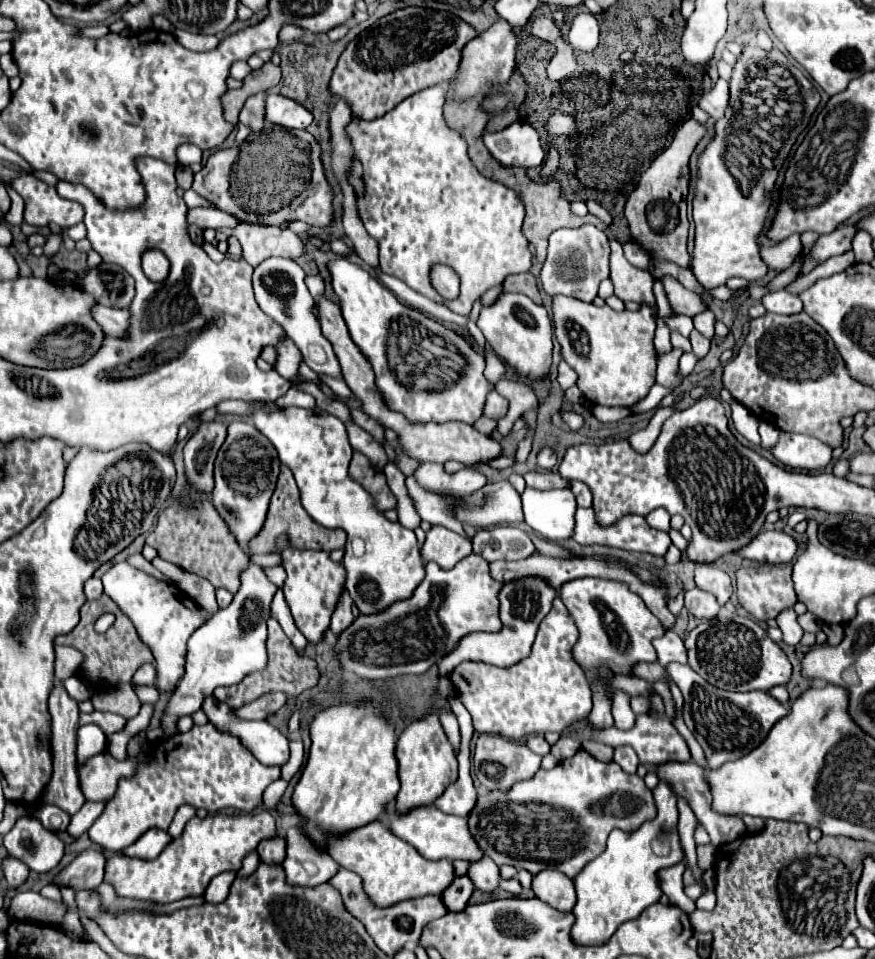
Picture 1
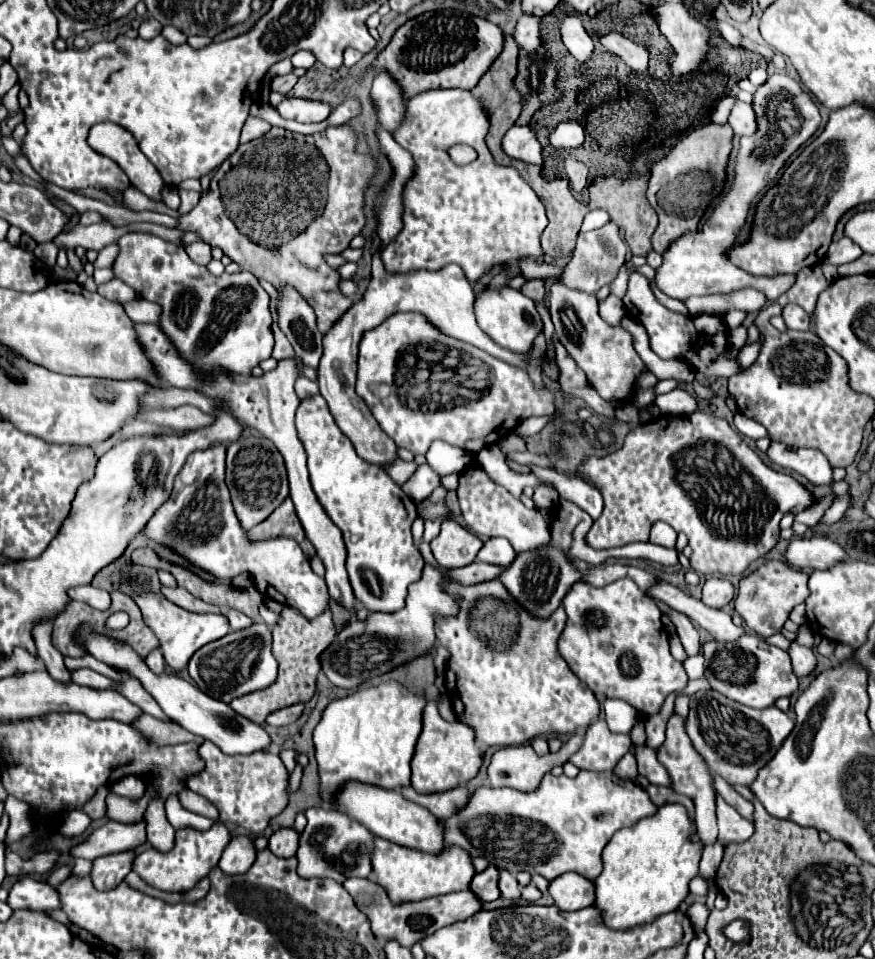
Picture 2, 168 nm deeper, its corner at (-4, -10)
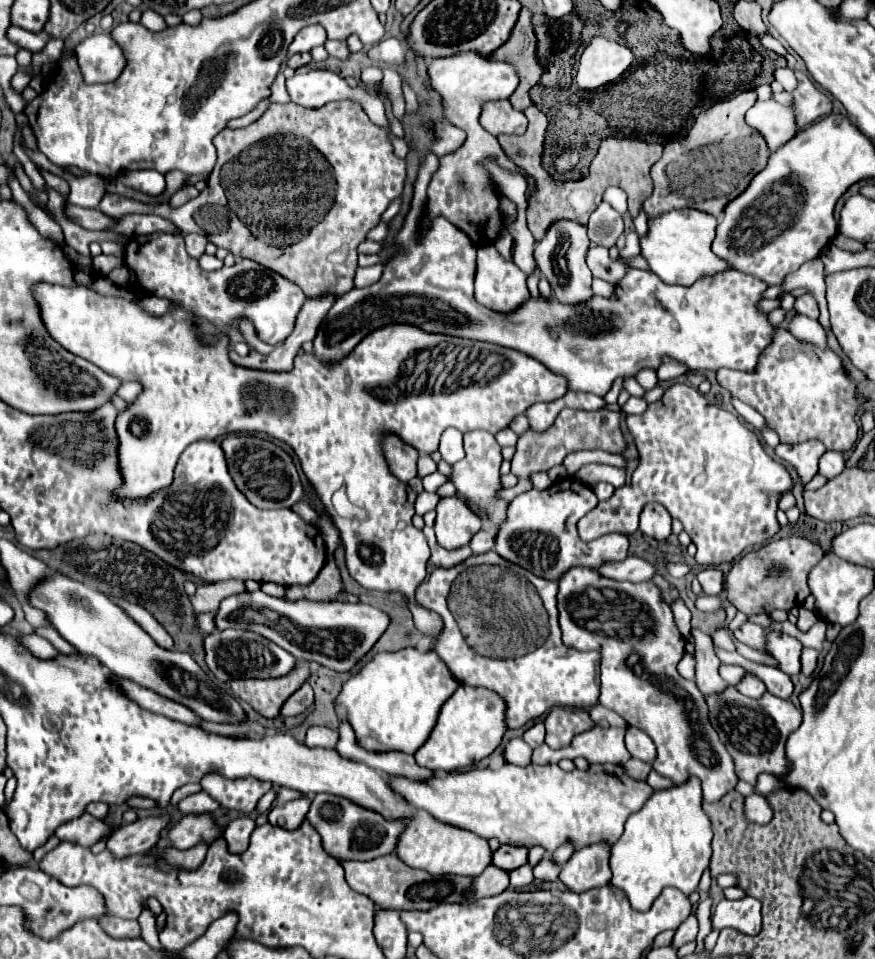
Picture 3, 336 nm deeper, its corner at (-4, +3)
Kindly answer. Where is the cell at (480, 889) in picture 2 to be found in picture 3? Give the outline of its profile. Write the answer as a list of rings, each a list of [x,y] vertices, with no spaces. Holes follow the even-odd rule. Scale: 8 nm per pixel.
[[[500,846],[494,854],[492,854],[492,866],[500,868],[500,870],[514,870],[522,864],[526,864],[526,848],[510,848],[510,846]]]

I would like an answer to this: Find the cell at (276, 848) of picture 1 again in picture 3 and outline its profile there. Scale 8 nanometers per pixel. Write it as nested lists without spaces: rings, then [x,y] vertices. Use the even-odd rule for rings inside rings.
[[[310,798],[278,804],[270,810],[268,820],[270,820],[272,826],[280,826],[280,828],[286,828],[286,830],[296,830],[304,822],[304,816],[306,816],[308,808],[310,808]]]

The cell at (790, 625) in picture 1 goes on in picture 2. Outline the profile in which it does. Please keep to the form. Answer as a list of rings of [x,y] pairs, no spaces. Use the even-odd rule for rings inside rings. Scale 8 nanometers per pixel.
[[[796,641],[790,647],[790,657],[792,657],[792,667],[796,677],[808,677],[816,669],[816,655],[808,647],[800,647]]]

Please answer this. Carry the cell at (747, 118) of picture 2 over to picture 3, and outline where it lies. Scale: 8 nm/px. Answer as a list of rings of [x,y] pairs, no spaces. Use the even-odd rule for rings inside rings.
[[[758,100],[746,112],[746,124],[762,134],[770,152],[784,146],[796,134],[796,124],[794,116],[790,116],[790,108],[774,100]]]

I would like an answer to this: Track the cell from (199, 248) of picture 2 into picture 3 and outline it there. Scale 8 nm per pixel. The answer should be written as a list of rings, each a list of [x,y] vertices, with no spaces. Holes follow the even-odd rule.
[[[184,234],[184,240],[186,240],[186,250],[190,256],[200,258],[204,254],[208,244],[208,238],[204,234]]]

